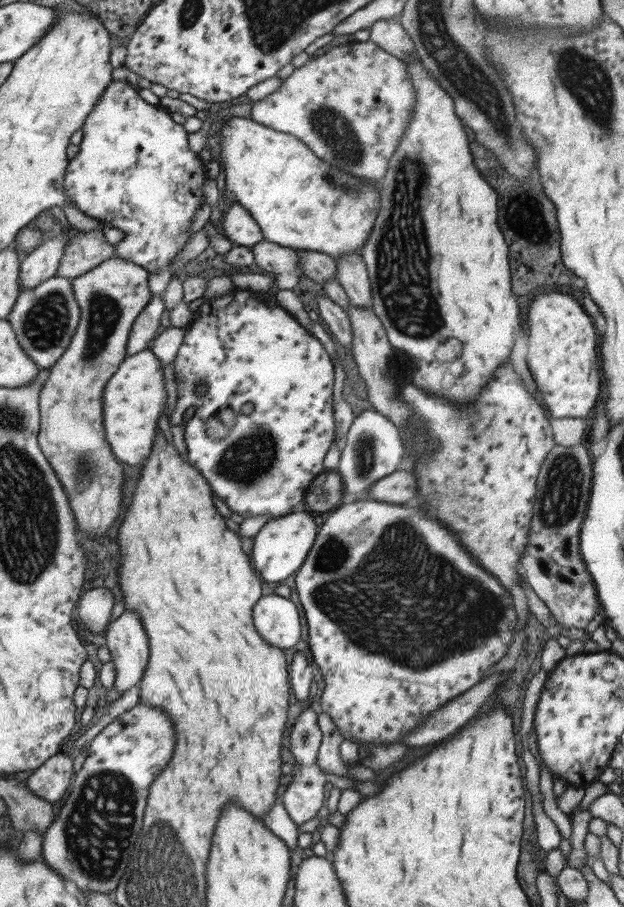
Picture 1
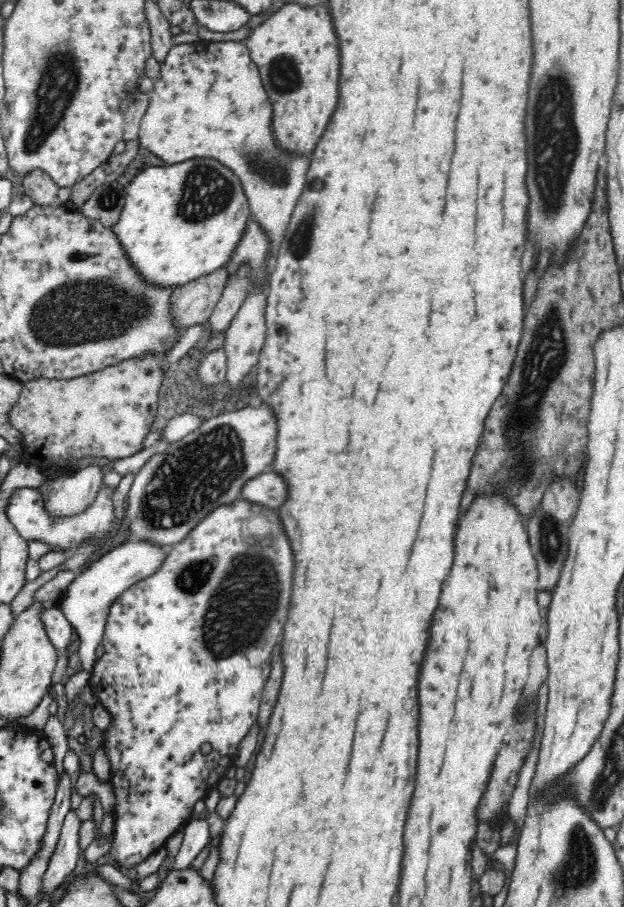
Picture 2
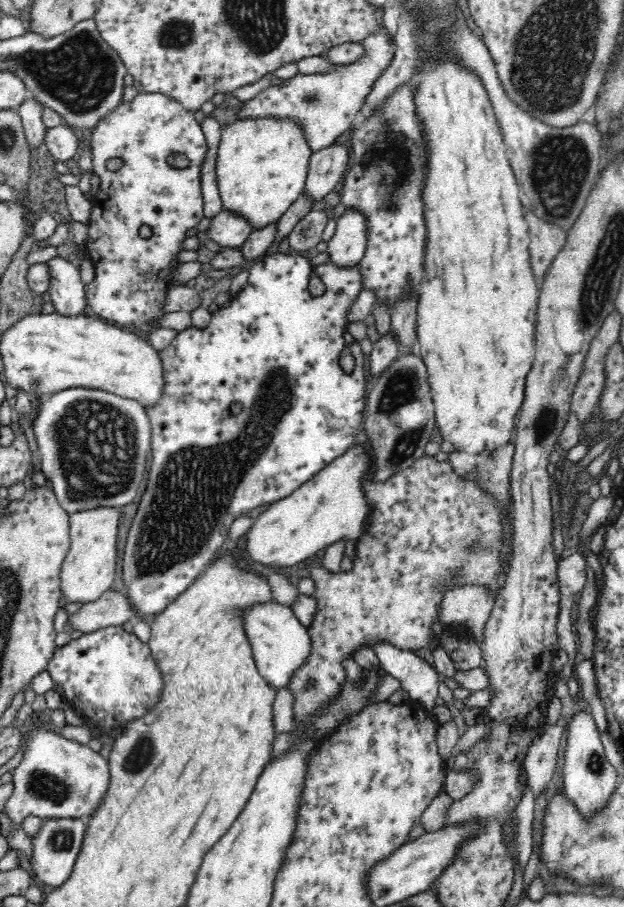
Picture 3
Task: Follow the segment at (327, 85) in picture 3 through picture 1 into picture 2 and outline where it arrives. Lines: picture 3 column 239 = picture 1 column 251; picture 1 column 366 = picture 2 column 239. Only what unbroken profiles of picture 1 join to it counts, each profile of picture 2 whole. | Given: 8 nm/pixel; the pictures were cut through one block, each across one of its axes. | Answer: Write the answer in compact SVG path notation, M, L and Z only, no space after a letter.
M207 41L176 44L161 64L161 75L149 92L149 105L140 123L139 143L169 164L195 158L211 158L230 168L242 182L250 202L251 214L272 239L272 263L276 259L282 234L302 194L310 157L288 155L272 137L272 105L264 91L258 67L250 58L244 41Z

